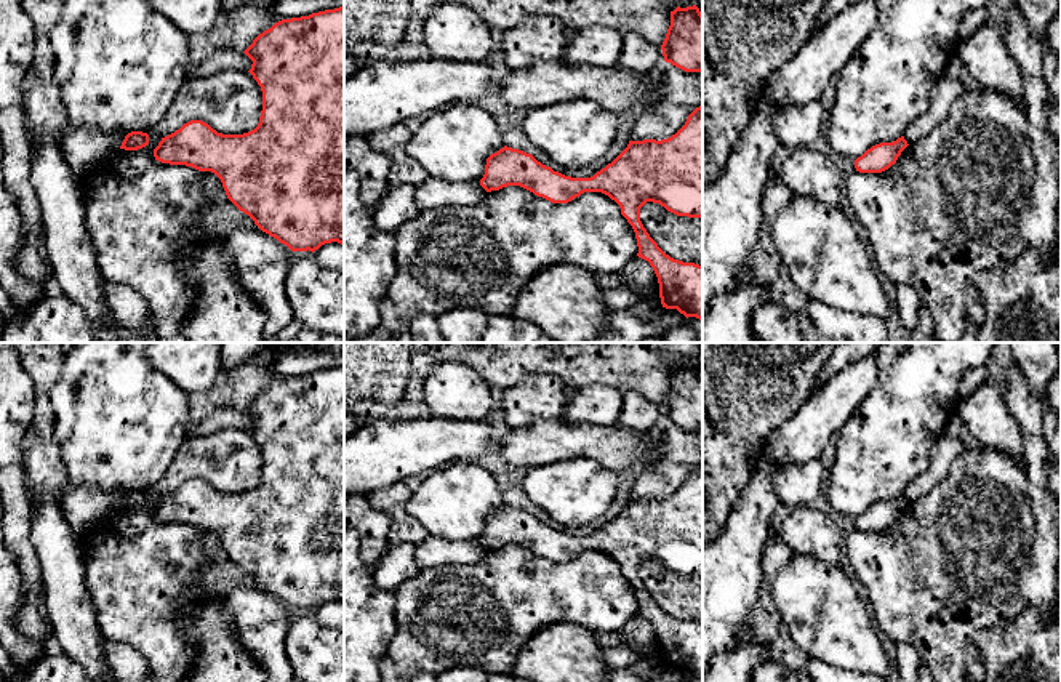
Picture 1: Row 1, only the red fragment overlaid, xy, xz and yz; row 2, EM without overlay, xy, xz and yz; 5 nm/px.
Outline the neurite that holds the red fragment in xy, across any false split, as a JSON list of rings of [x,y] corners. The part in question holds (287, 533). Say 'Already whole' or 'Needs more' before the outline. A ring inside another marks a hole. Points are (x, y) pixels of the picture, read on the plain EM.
Already whole. [[[344,365],[312,371],[309,375],[282,378],[270,387],[259,392],[243,411],[253,419],[248,431],[253,434],[262,450],[262,469],[258,485],[243,493],[222,493],[202,479],[190,479],[174,491],[162,496],[158,504],[154,507],[155,519],[214,532],[221,538],[227,557],[240,570],[248,573],[262,591],[277,597],[291,610],[309,608],[314,612],[322,604],[331,600],[338,600],[344,605]]]

